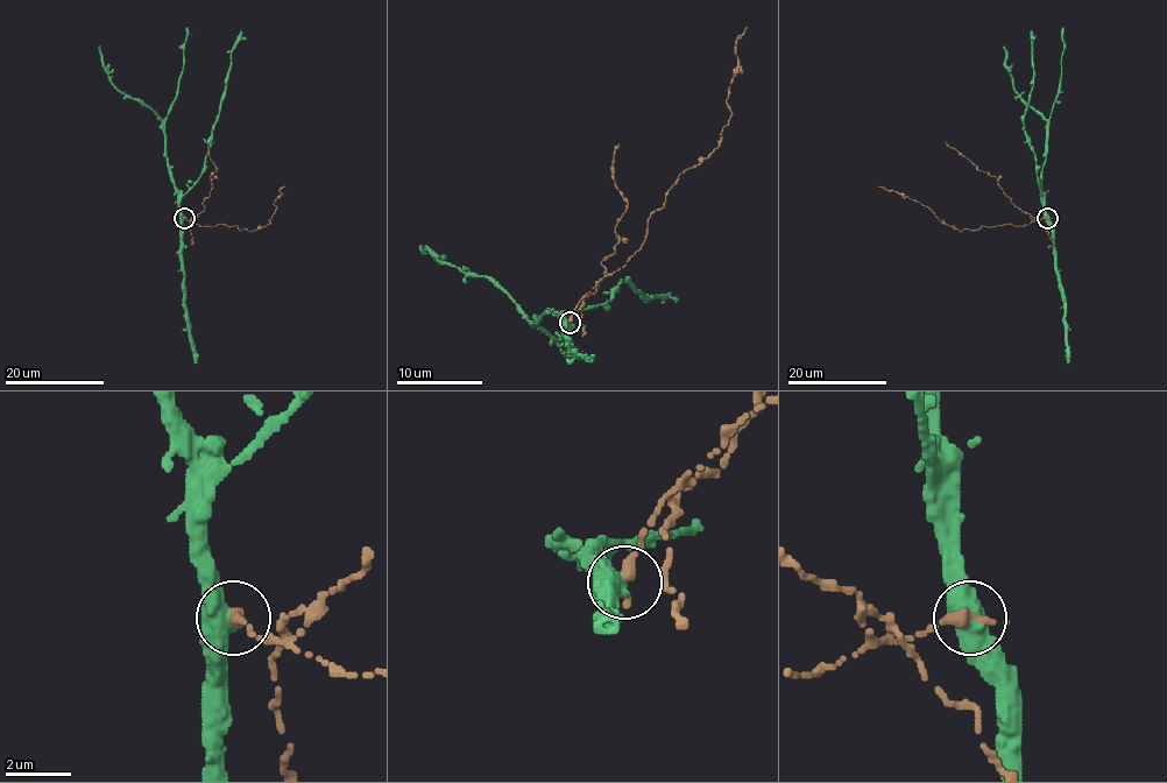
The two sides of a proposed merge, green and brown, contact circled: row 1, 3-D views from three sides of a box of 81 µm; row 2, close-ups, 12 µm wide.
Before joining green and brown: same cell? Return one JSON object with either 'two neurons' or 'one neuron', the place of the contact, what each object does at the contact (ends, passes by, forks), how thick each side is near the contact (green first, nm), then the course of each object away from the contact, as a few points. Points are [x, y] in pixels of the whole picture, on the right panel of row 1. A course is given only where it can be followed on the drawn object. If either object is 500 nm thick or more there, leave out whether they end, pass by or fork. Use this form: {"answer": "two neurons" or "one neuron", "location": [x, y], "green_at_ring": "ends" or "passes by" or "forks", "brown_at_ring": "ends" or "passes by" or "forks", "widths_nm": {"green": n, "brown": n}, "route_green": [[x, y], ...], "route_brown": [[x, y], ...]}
{"answer": "two neurons", "location": [1047, 218], "green_at_ring": "passes by", "brown_at_ring": "ends", "widths_nm": {"green": 440, "brown": 400}, "route_green": [[1047, 217], [1042, 183], [1047, 121], [1015, 90], [1006, 69], [1004, 46]], "route_brown": [[1047, 217], [1023, 226], [985, 226], [961, 232], [941, 223], [927, 207], [878, 187]]}

